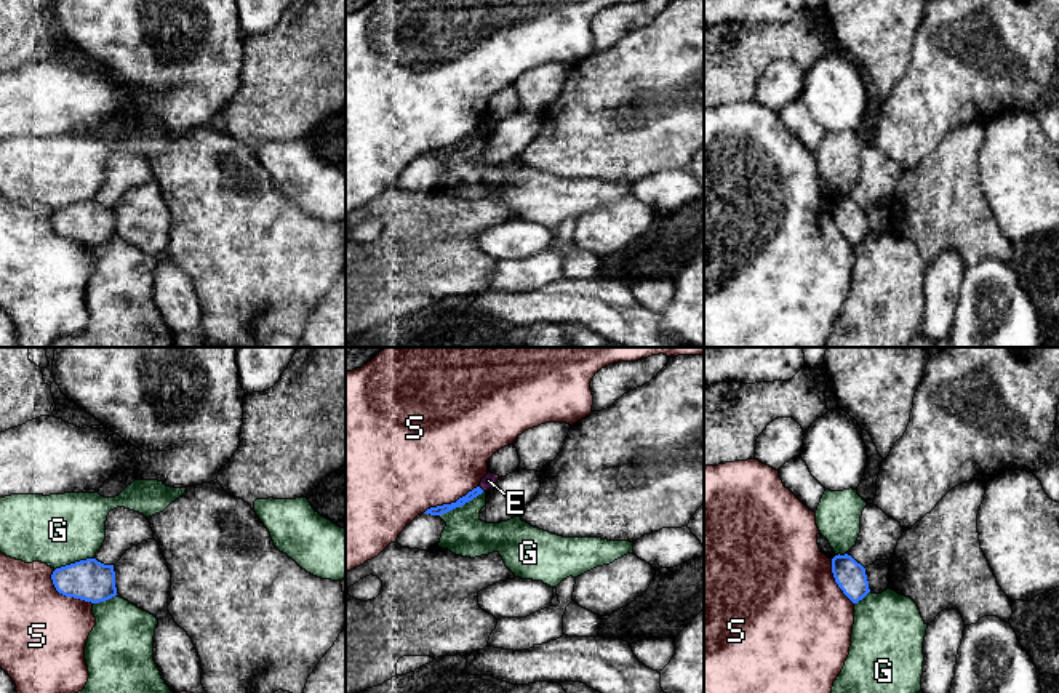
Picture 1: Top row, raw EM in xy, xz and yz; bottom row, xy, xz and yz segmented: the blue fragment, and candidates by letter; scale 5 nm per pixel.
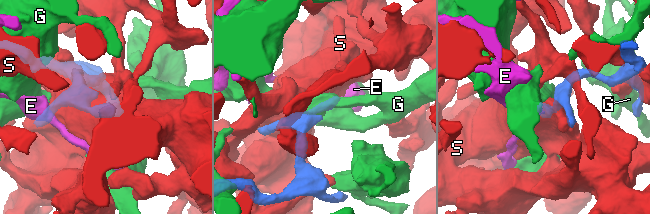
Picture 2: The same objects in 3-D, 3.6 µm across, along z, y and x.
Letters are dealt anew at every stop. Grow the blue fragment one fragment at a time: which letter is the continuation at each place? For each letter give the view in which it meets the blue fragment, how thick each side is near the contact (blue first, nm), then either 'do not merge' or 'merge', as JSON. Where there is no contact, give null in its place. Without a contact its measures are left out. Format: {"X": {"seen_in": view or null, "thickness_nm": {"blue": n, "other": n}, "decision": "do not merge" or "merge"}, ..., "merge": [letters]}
{"E": {"seen_in": "xz", "thickness_nm": {"blue": 50, "other": 70}, "decision": "do not merge"}, "G": {"seen_in": "xz", "thickness_nm": {"blue": 50, "other": 220}, "decision": "do not merge"}, "S": {"seen_in": "xy", "thickness_nm": {"blue": 220, "other": 440}, "decision": "do not merge"}, "merge": []}

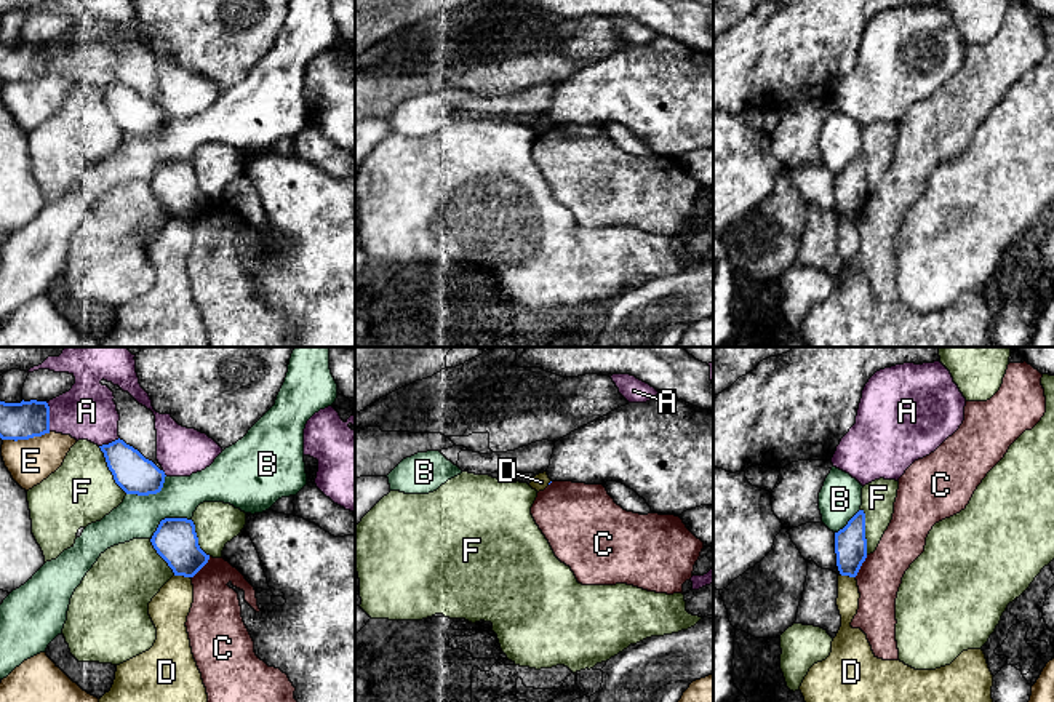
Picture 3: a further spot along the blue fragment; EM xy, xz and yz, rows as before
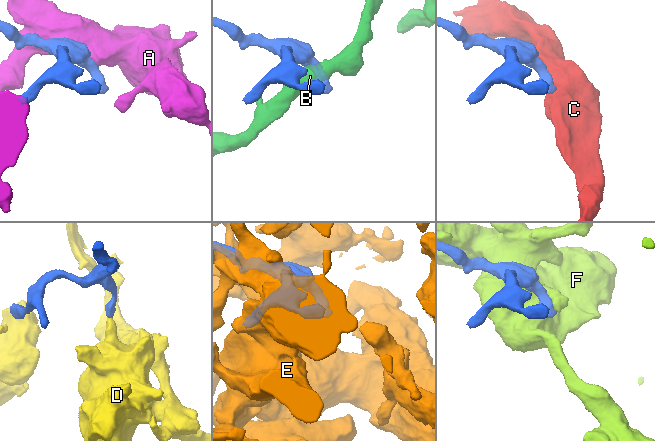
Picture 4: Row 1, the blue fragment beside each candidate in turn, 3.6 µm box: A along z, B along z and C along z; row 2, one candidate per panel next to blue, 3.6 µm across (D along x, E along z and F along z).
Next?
{"A": {"seen_in": "xy", "thickness_nm": {"blue": 190, "other": 280}, "decision": "do not merge"}, "B": {"seen_in": "xy", "thickness_nm": {"blue": 200, "other": 220}, "decision": "do not merge"}, "C": {"seen_in": "xy", "thickness_nm": {"blue": 220, "other": 260}, "decision": "do not merge"}, "D": {"seen_in": "xy", "thickness_nm": {"blue": 220, "other": 200}, "decision": "do not merge"}, "E": {"seen_in": "xy", "thickness_nm": {"blue": 190, "other": 220}, "decision": "do not merge"}, "F": {"seen_in": "xy", "thickness_nm": {"blue": 200, "other": 340}, "decision": "do not merge"}, "merge": []}

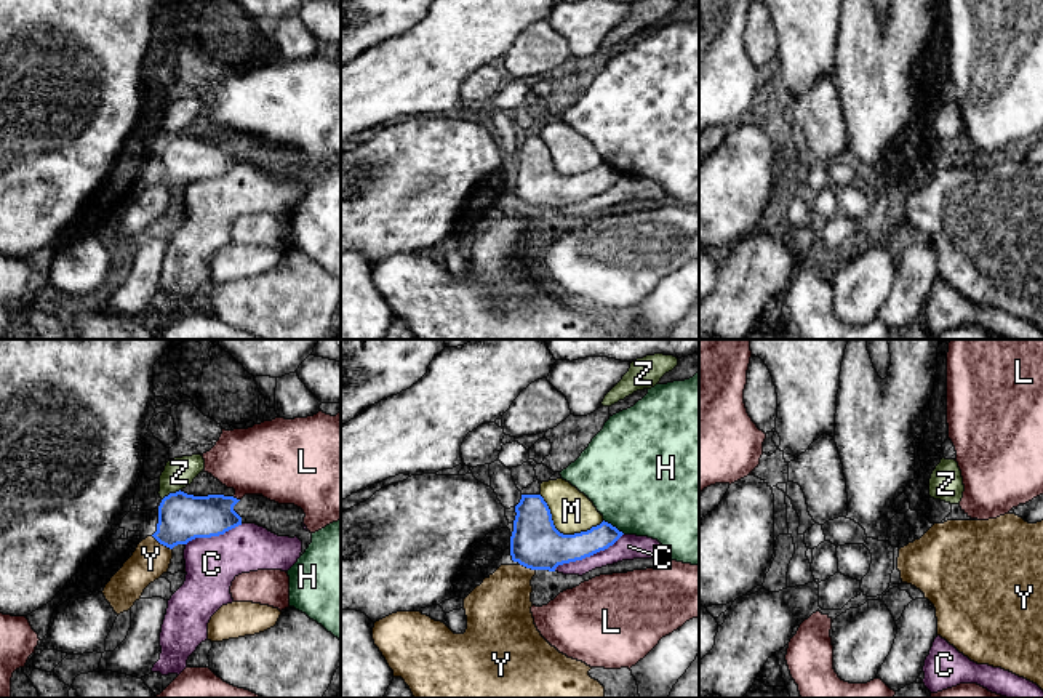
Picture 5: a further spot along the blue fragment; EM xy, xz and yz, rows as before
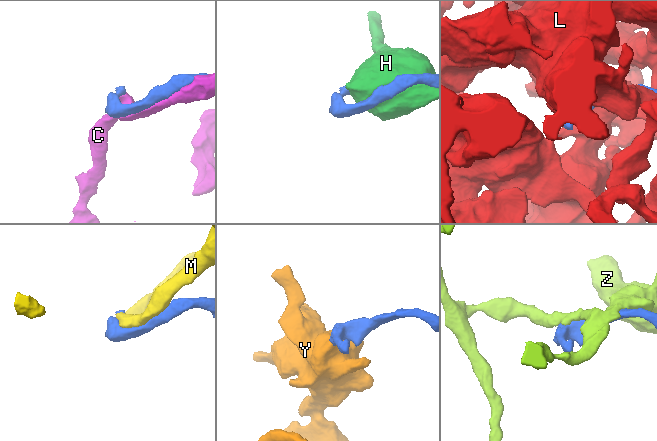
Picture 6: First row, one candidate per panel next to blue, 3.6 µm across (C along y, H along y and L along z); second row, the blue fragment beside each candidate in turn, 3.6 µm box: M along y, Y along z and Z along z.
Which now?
{"C": {"seen_in": "xz", "thickness_nm": {"blue": 240, "other": 130}, "decision": "do not merge"}, "H": {"seen_in": "xz", "thickness_nm": {"blue": 140, "other": 500}, "decision": "do not merge"}, "L": {"seen_in": "xy", "thickness_nm": {"blue": 220, "other": 360}, "decision": "do not merge"}, "M": {"seen_in": "xz", "thickness_nm": {"blue": 260, "other": 220}, "decision": "do not merge"}, "Y": {"seen_in": "xy", "thickness_nm": {"blue": 240, "other": 190}, "decision": "merge"}, "Z": {"seen_in": "xy", "thickness_nm": {"blue": 240, "other": 150}, "decision": "do not merge"}, "merge": ["Y"]}

